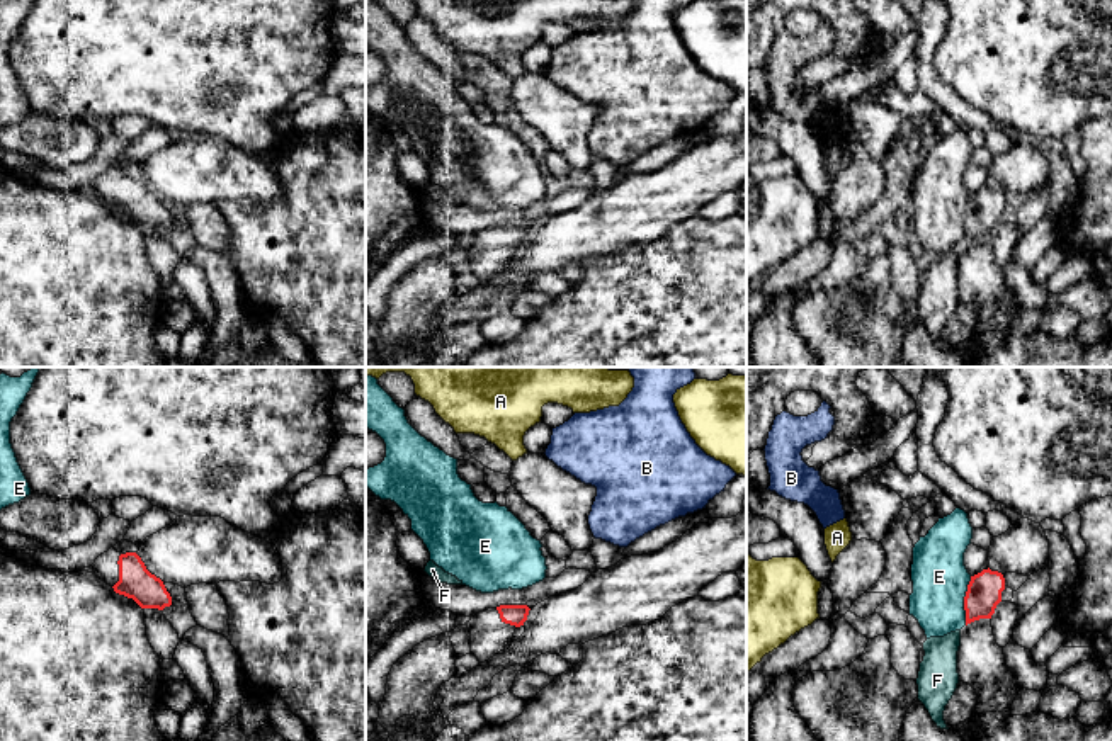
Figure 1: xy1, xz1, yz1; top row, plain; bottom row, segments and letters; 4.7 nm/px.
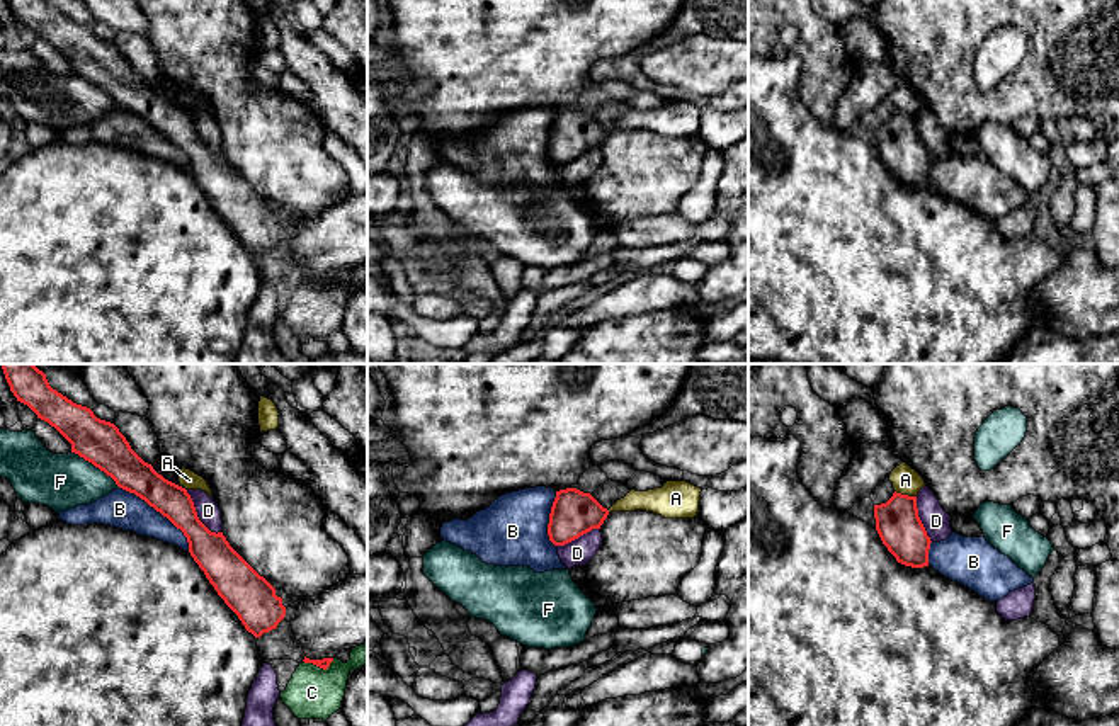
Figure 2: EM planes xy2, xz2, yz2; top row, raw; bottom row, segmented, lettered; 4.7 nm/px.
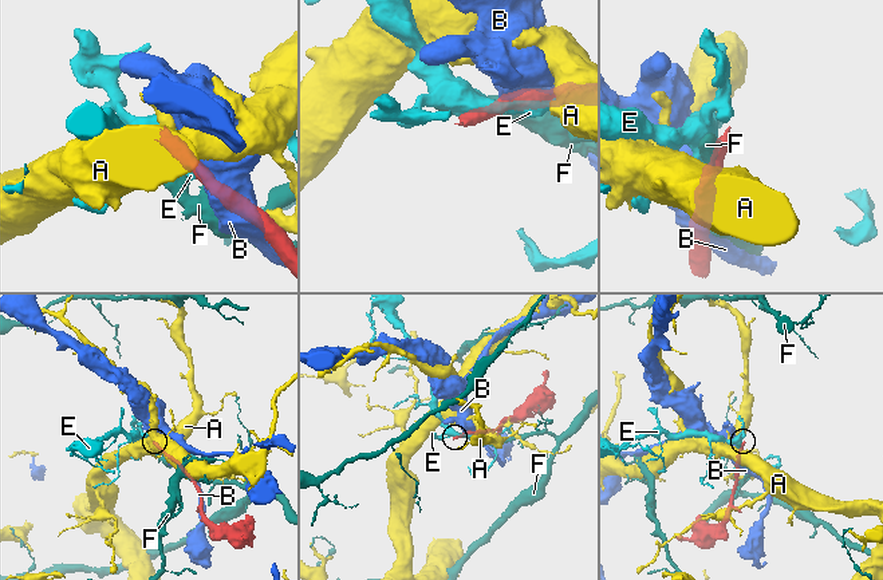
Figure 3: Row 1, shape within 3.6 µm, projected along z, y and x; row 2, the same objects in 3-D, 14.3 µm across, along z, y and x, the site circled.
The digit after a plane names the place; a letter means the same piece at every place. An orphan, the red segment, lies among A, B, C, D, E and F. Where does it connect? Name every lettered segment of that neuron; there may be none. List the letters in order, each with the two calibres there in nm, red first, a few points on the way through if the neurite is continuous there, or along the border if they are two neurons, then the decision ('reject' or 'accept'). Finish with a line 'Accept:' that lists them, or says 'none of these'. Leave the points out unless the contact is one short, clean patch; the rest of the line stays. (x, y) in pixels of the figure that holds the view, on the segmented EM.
A: calibres 200 and 130 nm; border yz2 (895, 490), (915, 497); reject
B: calibres 170 and 180 nm; reject
C: calibres 50 and 240 nm; border xy2 (334, 658), (325, 669), (303, 660); reject
D: calibres 180 and 110 nm; reject
E: calibres 160 and 260 nm; reject
F: calibres 200 and 260 nm; reject
Accept: none of these

